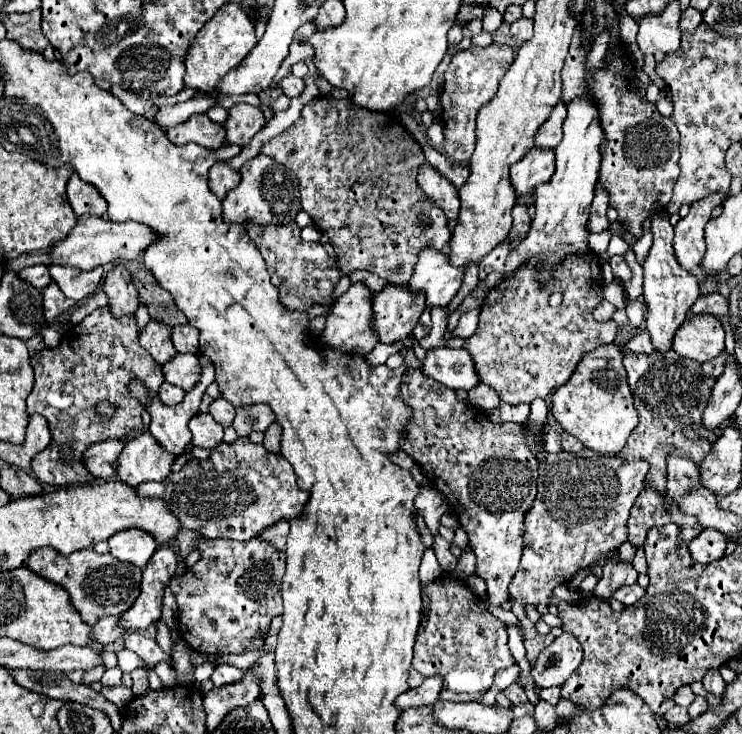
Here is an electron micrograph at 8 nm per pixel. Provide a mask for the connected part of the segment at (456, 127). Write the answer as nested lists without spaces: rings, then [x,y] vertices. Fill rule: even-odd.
[[[490,43],[488,47],[470,47],[466,51],[458,51],[452,63],[446,69],[444,91],[440,95],[442,117],[444,117],[444,153],[452,161],[468,163],[474,151],[474,129],[476,129],[476,115],[482,105],[486,105],[496,89],[500,77],[508,71],[514,61],[514,49],[500,43]]]

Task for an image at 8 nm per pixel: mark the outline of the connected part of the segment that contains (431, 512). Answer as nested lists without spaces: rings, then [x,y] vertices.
[[[424,485],[424,487],[420,487],[420,493],[414,501],[416,501],[416,511],[420,511],[424,515],[424,521],[428,525],[428,529],[432,531],[432,535],[438,535],[440,517],[448,509],[442,493],[438,493],[438,489],[434,489],[432,485]]]

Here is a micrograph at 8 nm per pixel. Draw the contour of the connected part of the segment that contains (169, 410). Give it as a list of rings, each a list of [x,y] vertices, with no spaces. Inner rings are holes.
[[[200,355],[200,365],[204,367],[204,373],[202,373],[202,377],[200,377],[198,387],[194,387],[190,393],[186,393],[184,401],[182,401],[182,403],[178,403],[178,405],[174,405],[174,407],[166,407],[158,397],[150,399],[150,397],[148,397],[148,393],[146,393],[146,387],[144,387],[142,383],[138,383],[138,381],[132,381],[132,383],[130,383],[130,391],[132,391],[132,395],[134,395],[134,397],[138,397],[140,401],[144,401],[144,403],[146,403],[148,413],[152,415],[152,423],[150,423],[148,431],[152,433],[152,437],[156,439],[156,443],[158,443],[162,449],[166,449],[168,453],[172,453],[174,457],[180,457],[180,455],[188,449],[188,445],[190,445],[188,421],[190,421],[190,417],[194,417],[194,415],[198,413],[198,407],[200,407],[202,395],[204,395],[206,387],[214,381],[214,365],[208,361],[208,357],[202,357],[202,355]]]

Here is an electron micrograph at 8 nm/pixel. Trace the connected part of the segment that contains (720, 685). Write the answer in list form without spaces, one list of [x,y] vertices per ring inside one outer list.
[[[710,669],[710,671],[704,675],[702,683],[704,683],[704,689],[706,689],[708,693],[712,693],[712,695],[722,697],[722,695],[726,693],[726,683],[724,683],[724,679],[722,679],[722,675],[720,675],[718,669],[716,669],[716,671]]]

